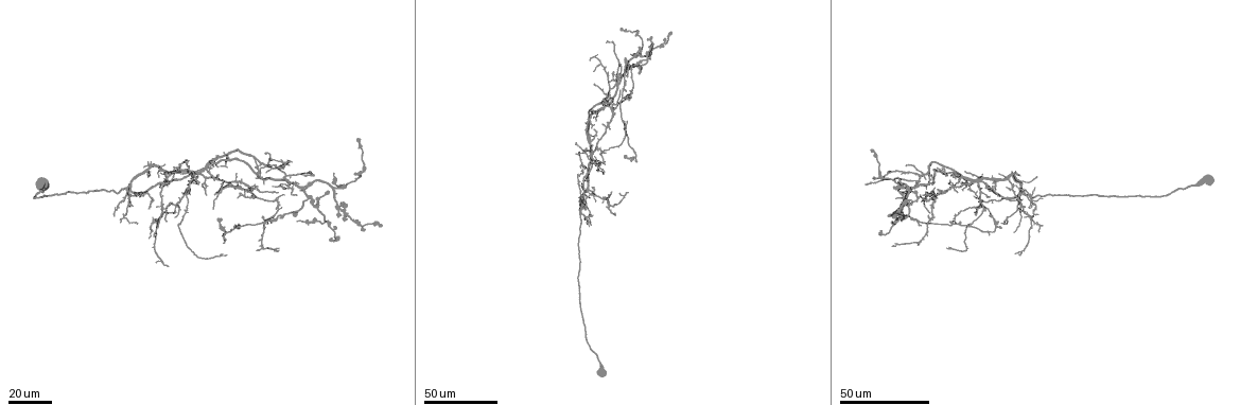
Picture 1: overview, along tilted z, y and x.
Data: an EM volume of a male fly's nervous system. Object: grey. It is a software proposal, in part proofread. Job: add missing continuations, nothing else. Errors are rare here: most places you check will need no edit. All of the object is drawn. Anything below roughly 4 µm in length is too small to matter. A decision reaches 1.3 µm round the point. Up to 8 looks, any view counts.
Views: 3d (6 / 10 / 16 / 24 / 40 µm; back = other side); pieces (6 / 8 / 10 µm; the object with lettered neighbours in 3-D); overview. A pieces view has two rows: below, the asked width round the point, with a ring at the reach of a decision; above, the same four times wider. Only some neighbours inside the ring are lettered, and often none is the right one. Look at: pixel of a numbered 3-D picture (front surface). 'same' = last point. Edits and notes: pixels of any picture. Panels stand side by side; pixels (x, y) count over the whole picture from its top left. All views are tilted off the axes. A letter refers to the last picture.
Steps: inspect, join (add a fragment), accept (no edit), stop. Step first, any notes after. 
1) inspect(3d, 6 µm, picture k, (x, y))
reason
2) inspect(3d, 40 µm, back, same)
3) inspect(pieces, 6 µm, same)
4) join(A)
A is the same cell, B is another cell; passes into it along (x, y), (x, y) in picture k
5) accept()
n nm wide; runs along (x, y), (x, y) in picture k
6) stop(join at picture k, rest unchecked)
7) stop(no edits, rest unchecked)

inspect(3d, 24 µm, picture 1, (296, 219))
long arm stops here

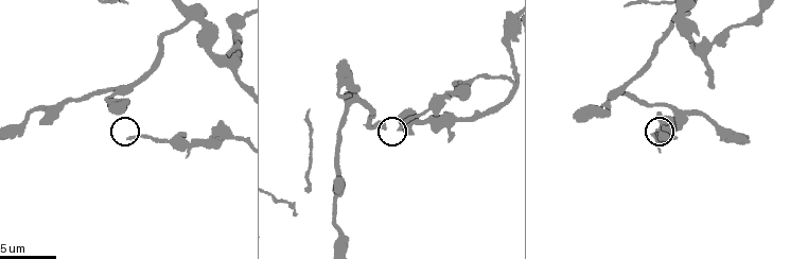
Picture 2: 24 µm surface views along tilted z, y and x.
inspect(3d, 6 µm, picture 2, (128, 137))

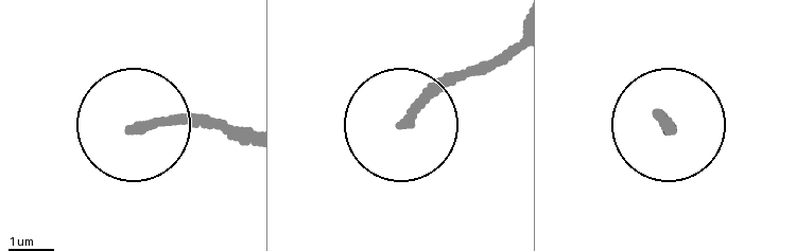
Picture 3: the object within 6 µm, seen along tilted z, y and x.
inspect(pieces, 6 µm, picture 3, (407, 121))

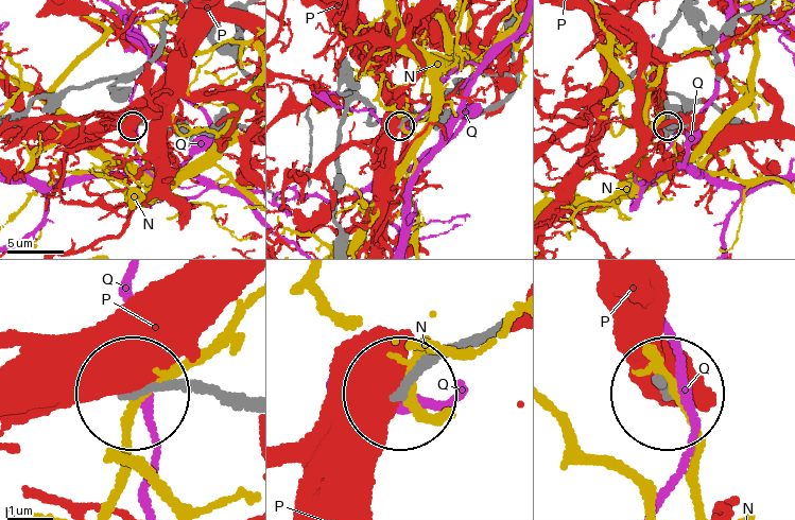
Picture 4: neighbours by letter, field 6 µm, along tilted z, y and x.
accept()
N, P and Q are other cells; none of them fits

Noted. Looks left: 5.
inspect(3d, 40 µm, picture 1, (267, 176))
free end

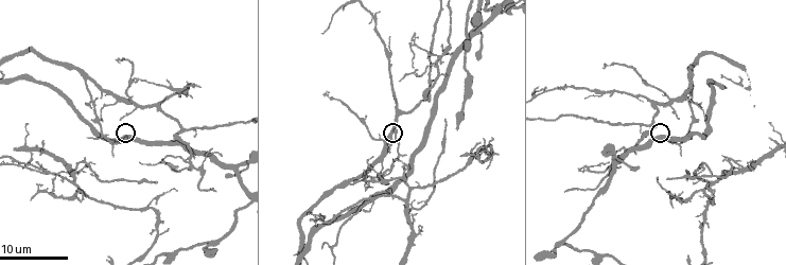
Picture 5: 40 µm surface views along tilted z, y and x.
inspect(pieces, 8 µm, picture 5, (397, 132))

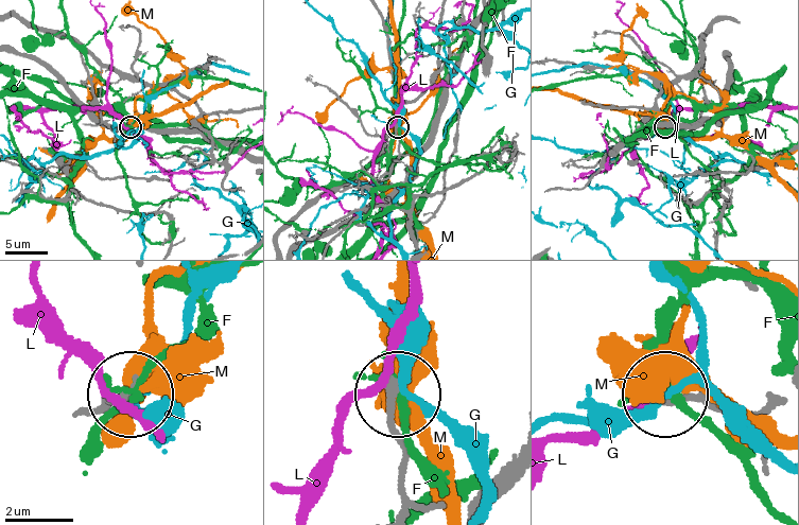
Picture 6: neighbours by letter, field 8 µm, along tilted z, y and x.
accept()
F, G, L and M are other cells; no lettered fragment goes on from it

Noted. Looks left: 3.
inspect(3d, 16 µm, picture 5, (30, 199))
free end

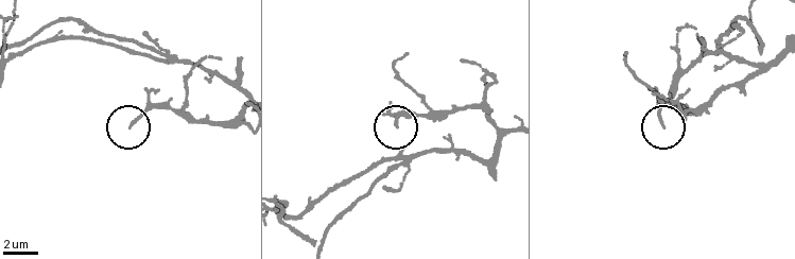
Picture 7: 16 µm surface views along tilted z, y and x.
inspect(pieces, 8 µm, picture 7, (129, 125))
see the neighbours

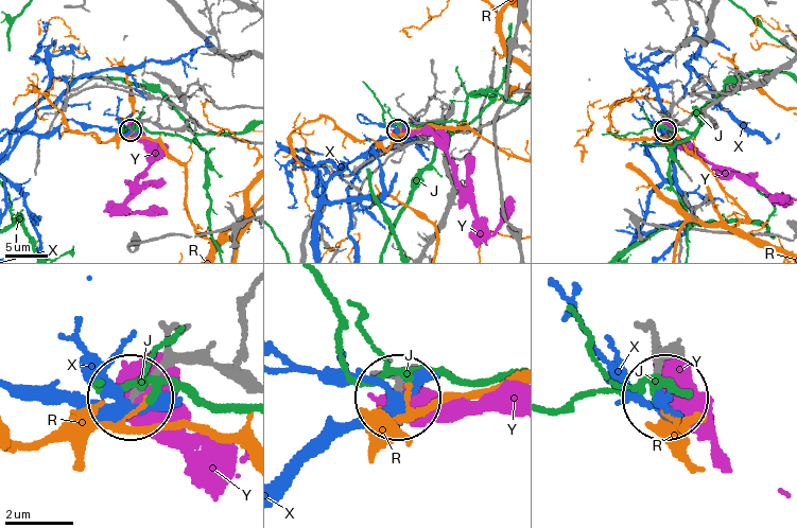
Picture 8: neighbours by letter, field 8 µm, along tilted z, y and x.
accept()
140 nm wide; J, R, X and Y are other cells; none of them fits

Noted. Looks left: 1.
stop(no edits, rest unchecked)

